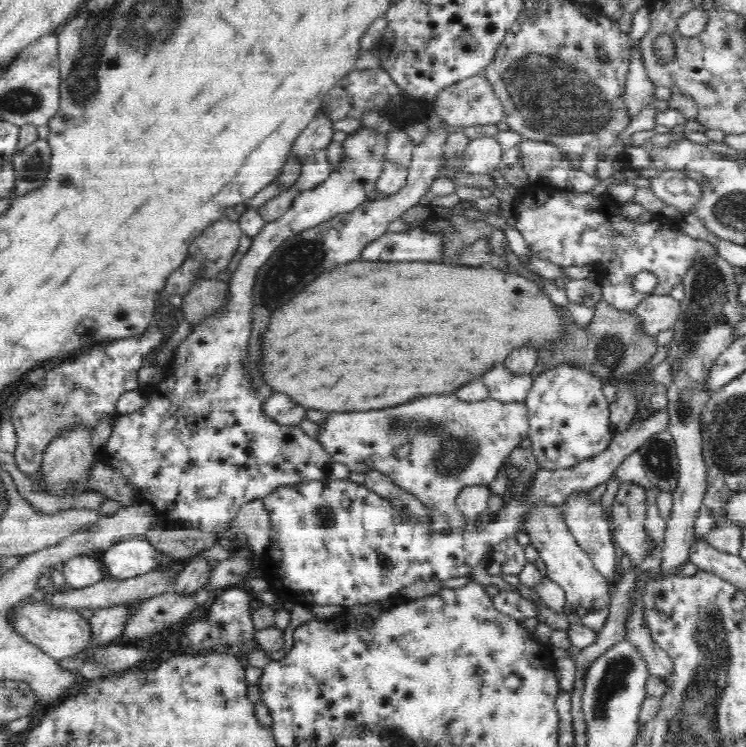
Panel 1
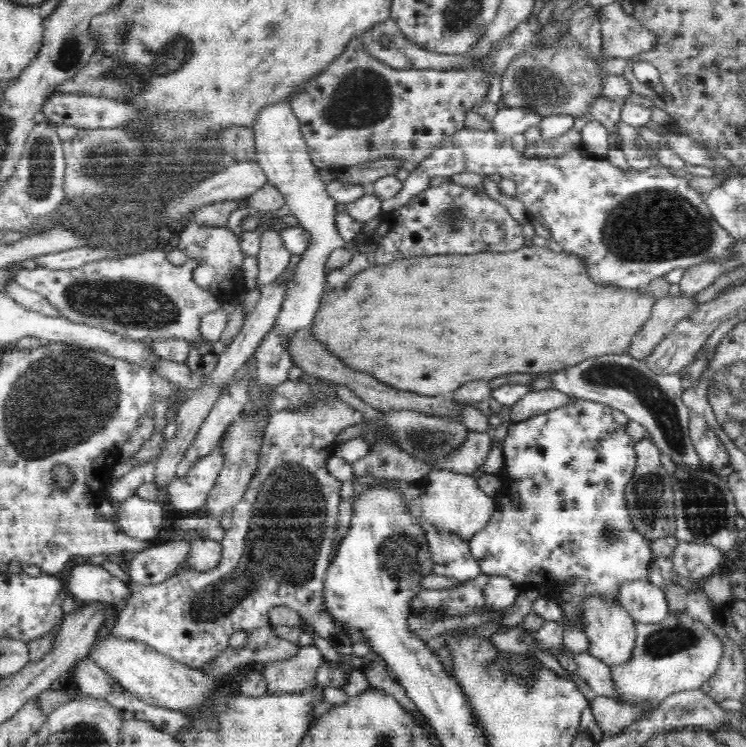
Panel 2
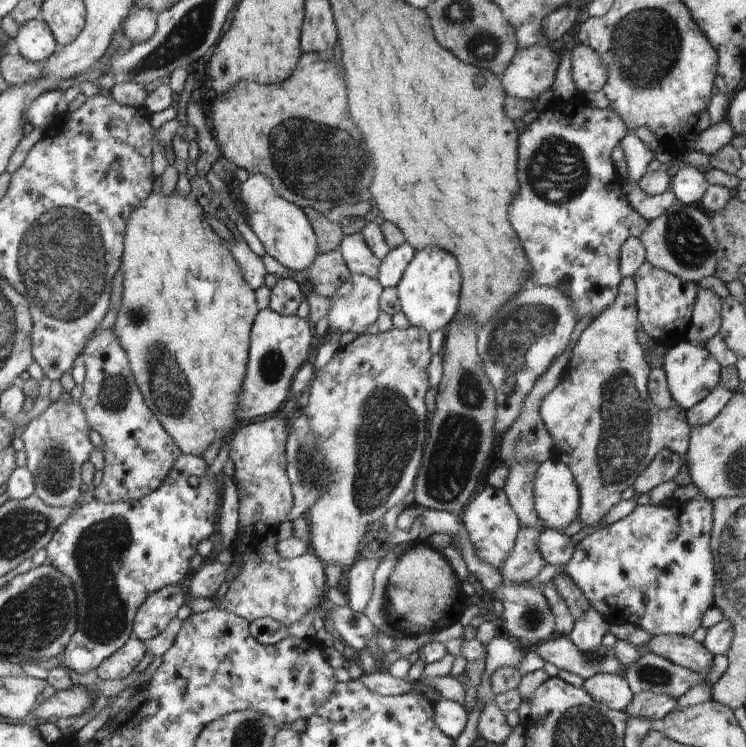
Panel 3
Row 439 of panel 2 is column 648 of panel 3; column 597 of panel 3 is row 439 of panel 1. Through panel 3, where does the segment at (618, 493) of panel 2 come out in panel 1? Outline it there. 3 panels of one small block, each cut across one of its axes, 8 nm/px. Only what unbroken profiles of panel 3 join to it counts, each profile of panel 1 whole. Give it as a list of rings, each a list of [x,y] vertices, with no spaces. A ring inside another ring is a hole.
[[[562,364],[536,377],[525,400],[532,453],[544,470],[567,469],[606,450],[614,438],[610,425],[608,400],[602,393],[604,380],[583,367]]]

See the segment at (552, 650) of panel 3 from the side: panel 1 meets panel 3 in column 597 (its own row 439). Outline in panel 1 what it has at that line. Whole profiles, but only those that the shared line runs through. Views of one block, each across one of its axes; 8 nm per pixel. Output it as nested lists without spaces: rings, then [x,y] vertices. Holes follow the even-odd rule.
[[[667,431],[660,432],[651,437],[638,452],[642,455],[644,471],[651,486],[664,492],[670,490],[673,494],[679,477],[679,458],[673,437]]]

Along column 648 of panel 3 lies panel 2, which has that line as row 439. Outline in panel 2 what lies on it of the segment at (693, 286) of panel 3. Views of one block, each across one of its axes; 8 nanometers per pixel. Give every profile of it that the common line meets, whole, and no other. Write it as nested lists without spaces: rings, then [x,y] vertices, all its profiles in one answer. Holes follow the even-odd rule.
[[[318,382],[308,385],[311,386],[313,390],[319,390],[319,394],[327,394],[327,398],[335,398],[335,405],[314,405],[312,408],[296,409],[295,412],[289,412],[288,409],[271,412],[268,418],[268,424],[265,427],[265,432],[263,433],[263,443],[257,459],[256,470],[253,471],[252,480],[250,480],[244,496],[232,508],[232,526],[225,532],[224,538],[219,542],[223,549],[222,556],[217,564],[218,568],[212,568],[212,570],[208,570],[208,572],[199,572],[194,568],[184,568],[183,566],[179,573],[168,578],[168,581],[161,582],[160,584],[136,585],[129,582],[128,585],[131,590],[131,596],[123,610],[119,613],[118,620],[114,623],[110,631],[111,635],[115,635],[117,638],[141,641],[151,646],[161,655],[166,655],[193,669],[204,670],[212,661],[215,661],[216,657],[223,653],[229,645],[230,637],[235,632],[246,632],[259,627],[269,626],[268,611],[273,607],[284,605],[299,613],[304,624],[309,627],[309,631],[317,632],[322,638],[328,640],[337,652],[340,654],[351,654],[352,643],[348,639],[346,629],[333,621],[333,618],[328,614],[325,604],[323,603],[324,574],[326,574],[326,570],[328,569],[334,553],[337,511],[341,503],[340,486],[342,486],[342,481],[330,475],[330,471],[326,468],[326,462],[334,453],[338,434],[343,432],[346,428],[354,426],[358,422],[362,422],[364,416],[356,410],[356,408],[351,408],[346,402],[343,402],[330,385],[324,385],[324,383]]]

